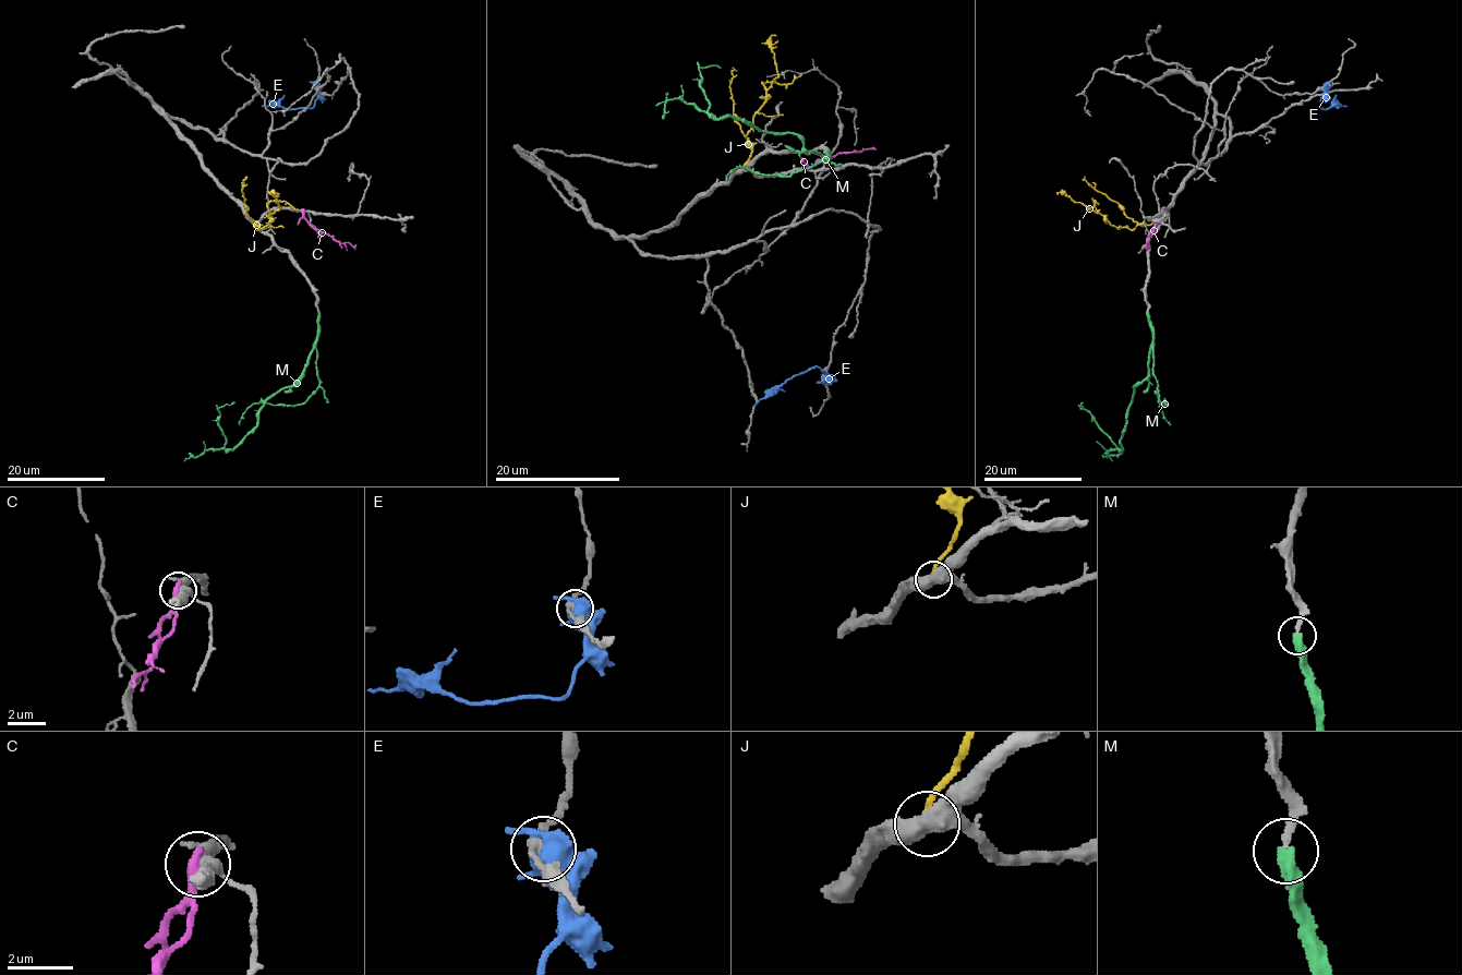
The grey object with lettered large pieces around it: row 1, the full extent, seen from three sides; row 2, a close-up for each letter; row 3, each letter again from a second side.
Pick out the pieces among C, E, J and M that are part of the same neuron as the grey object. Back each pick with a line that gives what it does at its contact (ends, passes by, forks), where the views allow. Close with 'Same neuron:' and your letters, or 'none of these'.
M: it ends
Same neuron: M

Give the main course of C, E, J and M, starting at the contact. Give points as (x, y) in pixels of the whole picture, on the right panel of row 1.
C: (1161, 211), (1161, 218), (1146, 244)
E: (1327, 85), (1320, 105), (1316, 108), (1346, 106)
J: (1162, 219), (1133, 229), (1115, 228), (1101, 214), (1062, 192), (1056, 195)
M: (1147, 312), (1152, 345), (1147, 375), (1134, 388), (1121, 440), (1122, 449), (1080, 405), (1083, 402)

